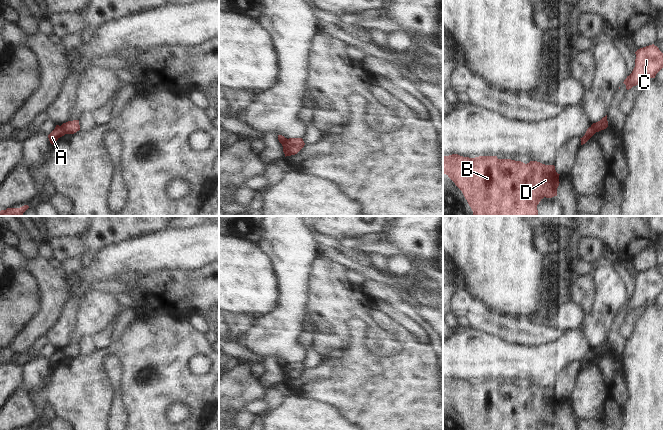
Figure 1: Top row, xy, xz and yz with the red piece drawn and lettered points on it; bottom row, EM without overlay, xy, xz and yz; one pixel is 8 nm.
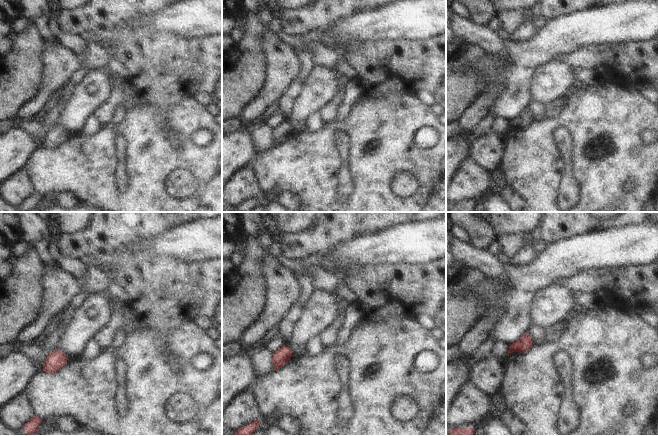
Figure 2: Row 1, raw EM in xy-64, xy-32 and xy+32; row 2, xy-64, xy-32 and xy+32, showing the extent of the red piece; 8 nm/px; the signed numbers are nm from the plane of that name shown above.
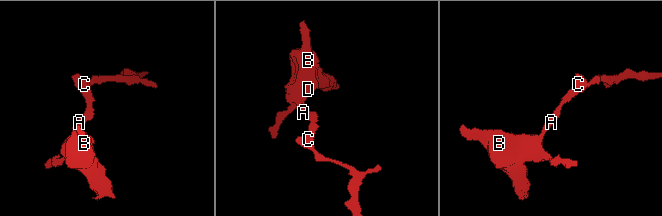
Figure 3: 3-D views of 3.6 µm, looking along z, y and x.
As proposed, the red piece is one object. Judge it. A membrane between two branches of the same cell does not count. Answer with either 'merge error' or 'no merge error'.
merge error

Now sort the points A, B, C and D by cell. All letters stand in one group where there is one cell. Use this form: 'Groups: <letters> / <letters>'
Groups: A B D / C

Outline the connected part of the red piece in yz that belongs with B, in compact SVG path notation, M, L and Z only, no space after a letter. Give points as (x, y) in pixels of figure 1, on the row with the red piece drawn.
M443 155L443 174L462 191L473 216L538 216L537 205L544 198L557 196L559 175L554 165L537 161L525 164L497 156L463 157Z

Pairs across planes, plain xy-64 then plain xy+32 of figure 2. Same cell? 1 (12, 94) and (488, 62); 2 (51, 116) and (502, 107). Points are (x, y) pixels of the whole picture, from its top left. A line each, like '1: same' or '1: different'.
1: different
2: different

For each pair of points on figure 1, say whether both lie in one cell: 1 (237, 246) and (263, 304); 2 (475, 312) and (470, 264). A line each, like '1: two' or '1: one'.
1: one
2: two

